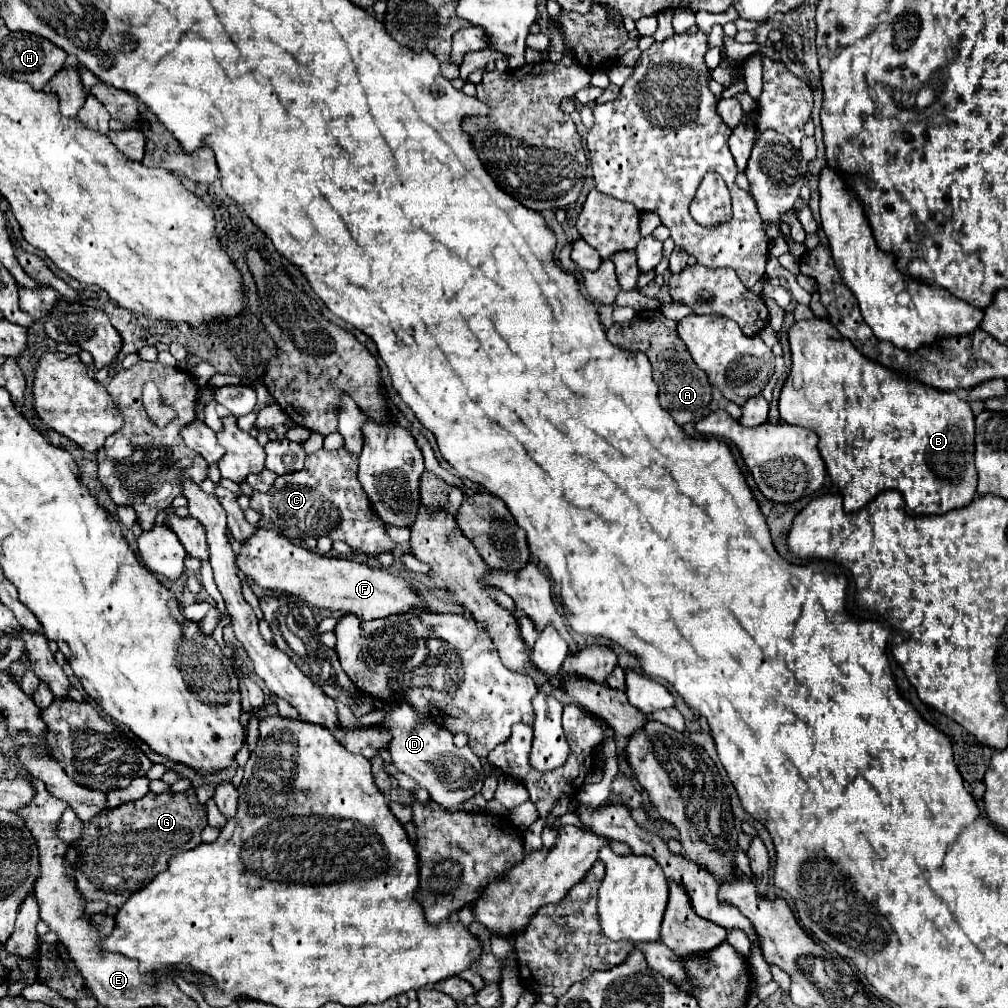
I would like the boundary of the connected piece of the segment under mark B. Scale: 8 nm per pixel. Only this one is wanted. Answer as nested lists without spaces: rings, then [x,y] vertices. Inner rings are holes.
[[[814,318],[814,320],[794,322],[794,326],[788,332],[788,338],[790,338],[790,348],[792,348],[792,370],[780,392],[780,422],[792,424],[792,426],[802,426],[802,428],[814,430],[818,434],[818,438],[820,438],[818,450],[824,458],[824,464],[826,464],[826,470],[828,470],[832,482],[840,488],[840,494],[844,498],[844,512],[858,512],[860,508],[864,508],[870,500],[874,500],[884,490],[900,492],[904,496],[906,512],[910,516],[944,514],[944,512],[968,506],[974,500],[976,484],[978,484],[978,472],[974,466],[974,414],[966,400],[962,400],[956,392],[938,392],[926,384],[902,380],[898,374],[890,372],[888,368],[884,368],[884,366],[868,360],[864,354],[860,354],[854,348],[854,344],[848,338],[844,338],[828,320]]]

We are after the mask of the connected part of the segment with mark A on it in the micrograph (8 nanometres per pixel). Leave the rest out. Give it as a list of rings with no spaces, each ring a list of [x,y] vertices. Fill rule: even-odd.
[[[642,310],[636,312],[628,324],[614,324],[606,336],[610,342],[622,342],[622,348],[630,352],[644,352],[648,356],[652,364],[652,376],[660,388],[660,404],[680,426],[686,422],[698,422],[708,414],[708,404],[712,398],[708,378],[702,370],[698,370],[698,366],[694,366],[690,354],[686,354],[686,346],[678,342],[674,320],[668,320],[660,310]]]

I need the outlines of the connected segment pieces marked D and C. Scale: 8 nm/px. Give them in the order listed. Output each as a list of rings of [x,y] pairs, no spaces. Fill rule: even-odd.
[[[372,698],[372,702],[374,710],[382,710],[386,714],[378,726],[382,726],[382,730],[390,734],[388,750],[398,772],[408,774],[412,780],[416,780],[418,786],[428,790],[430,798],[444,808],[460,808],[464,800],[480,792],[486,774],[480,766],[480,758],[472,752],[470,746],[454,746],[452,734],[446,728],[436,724],[426,726],[430,718],[416,712],[408,702],[380,698]]]
[[[346,448],[338,450],[318,450],[306,456],[302,470],[278,476],[268,494],[256,490],[250,498],[250,508],[268,516],[280,532],[290,540],[320,538],[328,536],[332,540],[344,540],[352,548],[358,548],[366,554],[390,552],[396,544],[386,536],[384,524],[376,516],[374,528],[374,510],[364,496],[364,490],[358,482],[358,458]],[[338,508],[338,520],[334,522],[328,512]]]

